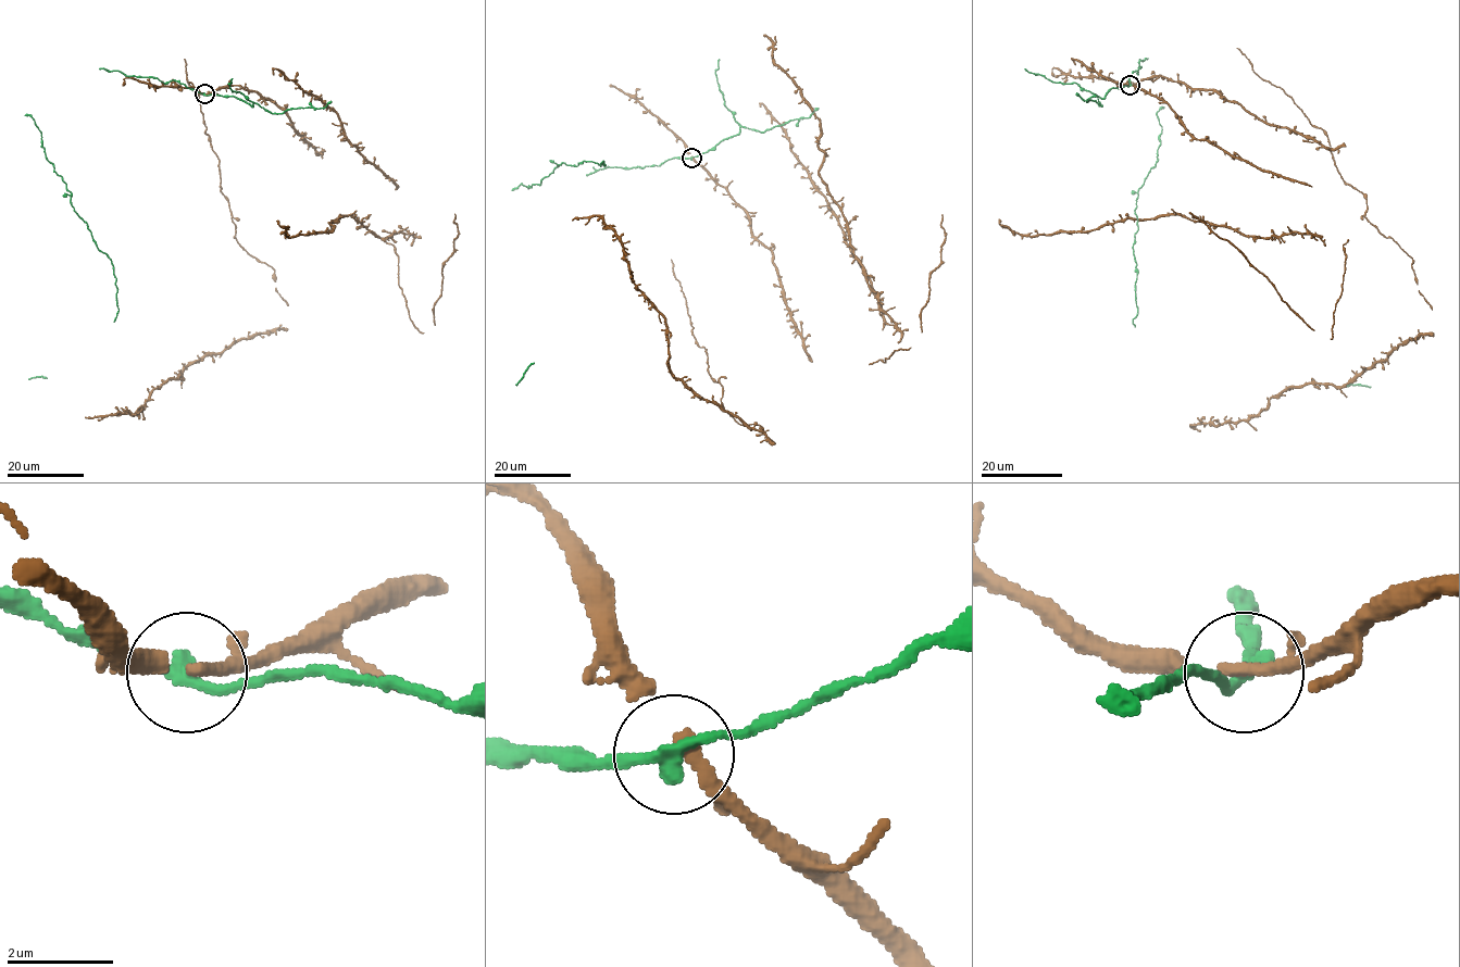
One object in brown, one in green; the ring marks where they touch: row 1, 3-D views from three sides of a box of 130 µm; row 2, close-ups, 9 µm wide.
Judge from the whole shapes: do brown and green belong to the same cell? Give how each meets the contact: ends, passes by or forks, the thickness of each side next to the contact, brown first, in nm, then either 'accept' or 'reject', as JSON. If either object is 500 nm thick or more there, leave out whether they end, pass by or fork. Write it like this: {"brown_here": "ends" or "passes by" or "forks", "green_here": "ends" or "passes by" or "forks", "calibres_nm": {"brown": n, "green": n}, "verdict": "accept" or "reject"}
{"brown_here": "passes by", "green_here": "passes by", "calibres_nm": {"brown": 200, "green": 260}, "verdict": "reject"}

